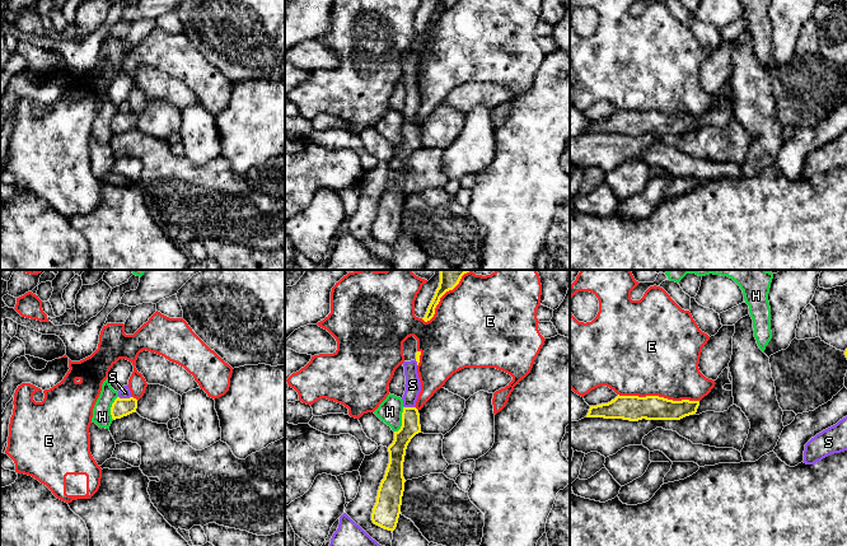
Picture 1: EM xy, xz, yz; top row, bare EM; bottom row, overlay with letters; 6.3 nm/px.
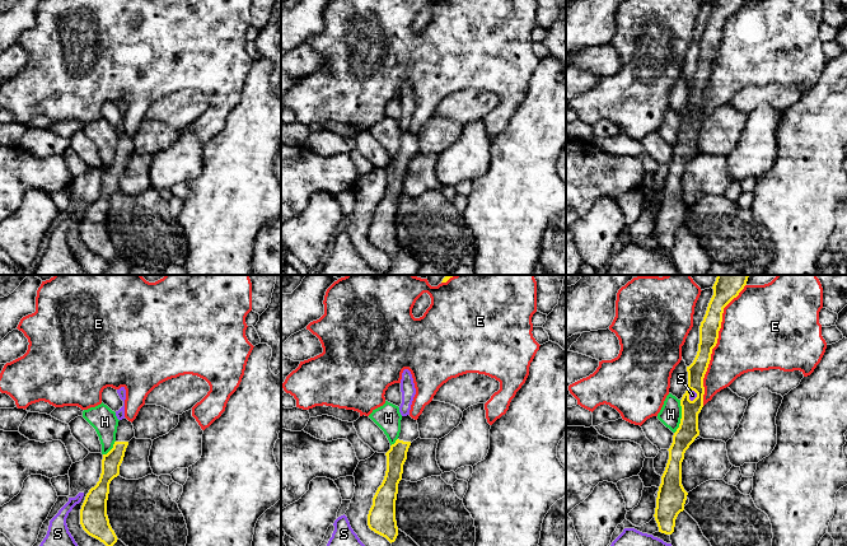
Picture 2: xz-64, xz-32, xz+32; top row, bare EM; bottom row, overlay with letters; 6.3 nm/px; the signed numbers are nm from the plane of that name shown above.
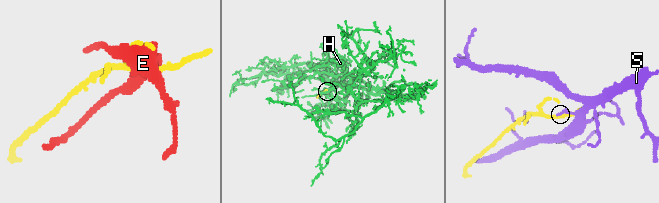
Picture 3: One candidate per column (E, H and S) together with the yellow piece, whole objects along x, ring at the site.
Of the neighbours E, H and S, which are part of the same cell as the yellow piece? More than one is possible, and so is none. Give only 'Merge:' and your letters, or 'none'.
Merge: none

